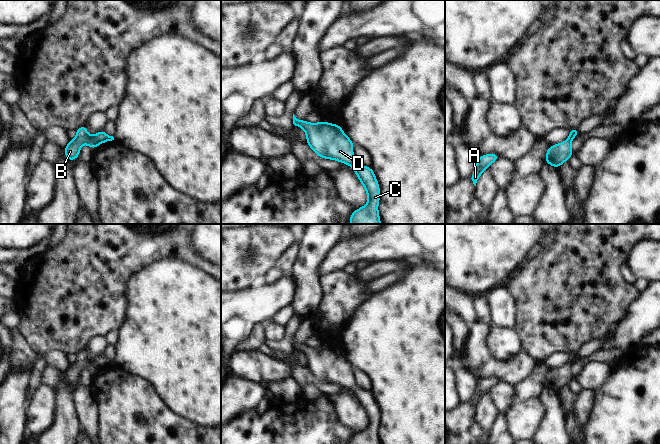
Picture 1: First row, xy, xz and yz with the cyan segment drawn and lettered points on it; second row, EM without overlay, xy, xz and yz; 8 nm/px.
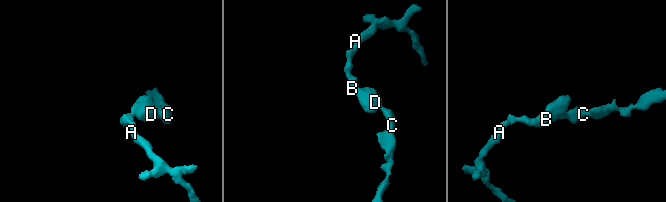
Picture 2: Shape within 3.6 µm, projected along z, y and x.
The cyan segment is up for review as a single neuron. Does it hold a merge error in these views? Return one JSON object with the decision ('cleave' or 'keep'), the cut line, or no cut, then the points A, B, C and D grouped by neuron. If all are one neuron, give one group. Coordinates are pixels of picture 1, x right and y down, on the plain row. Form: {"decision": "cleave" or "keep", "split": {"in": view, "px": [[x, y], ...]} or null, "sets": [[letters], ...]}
{"decision": "keep", "split": null, "sets": [["A", "B", "C", "D"]]}

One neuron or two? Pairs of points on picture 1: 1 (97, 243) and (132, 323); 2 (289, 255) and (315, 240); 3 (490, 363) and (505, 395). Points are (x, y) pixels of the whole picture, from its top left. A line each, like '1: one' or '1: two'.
1: two
2: two
3: two

